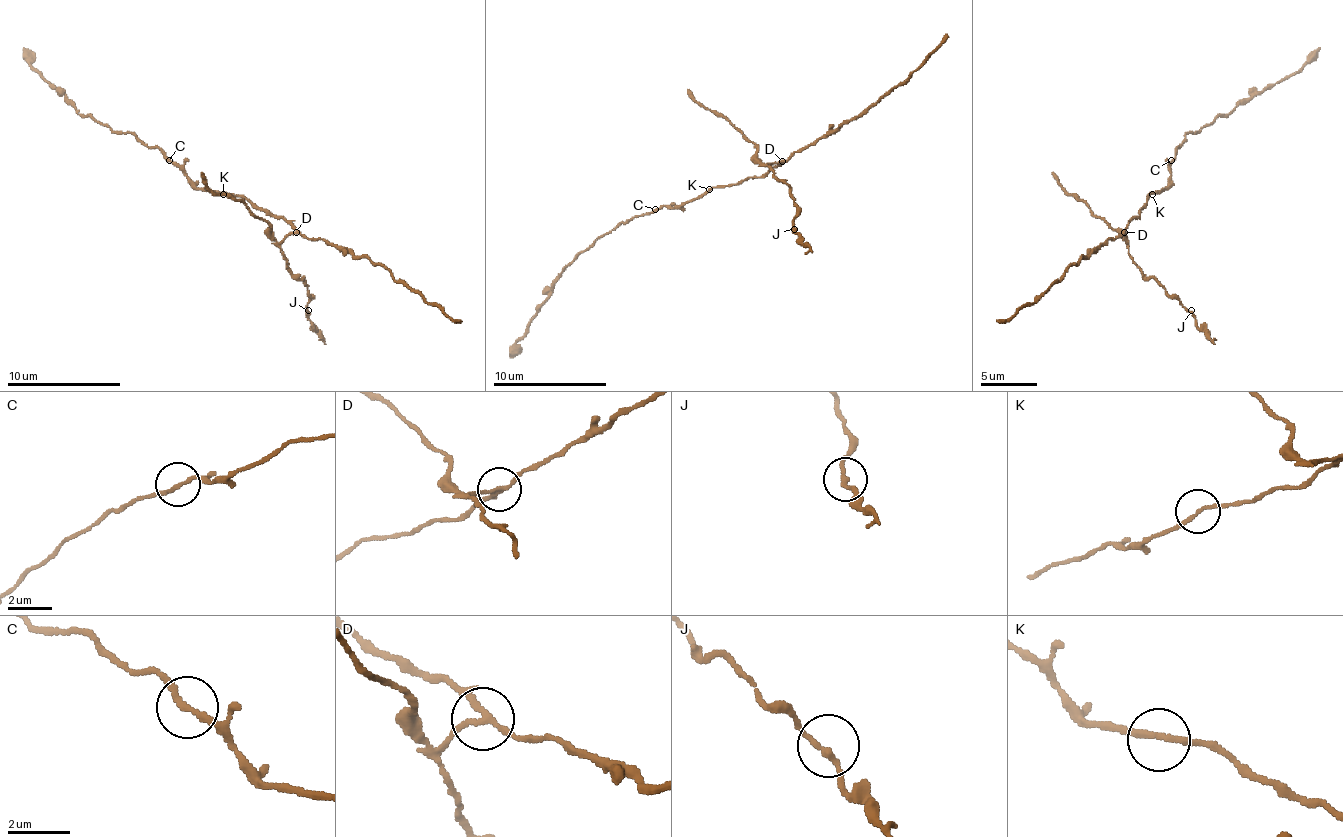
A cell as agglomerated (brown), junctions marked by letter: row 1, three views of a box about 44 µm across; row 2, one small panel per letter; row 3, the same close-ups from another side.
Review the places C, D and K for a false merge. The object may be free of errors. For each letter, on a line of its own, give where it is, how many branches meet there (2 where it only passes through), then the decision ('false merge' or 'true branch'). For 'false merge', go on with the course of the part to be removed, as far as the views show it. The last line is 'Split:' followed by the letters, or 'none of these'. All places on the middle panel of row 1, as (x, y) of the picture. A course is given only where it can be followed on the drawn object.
C: at (655, 209); 2 branches meet; true branch
D: at (782, 161); 3 branches meet; false merge; foreign part runs (783, 161), (766, 166), (789, 186), (797, 209), (794, 229), (811, 252)
K: at (709, 189); 2 branches meet; true branch
Split: D

